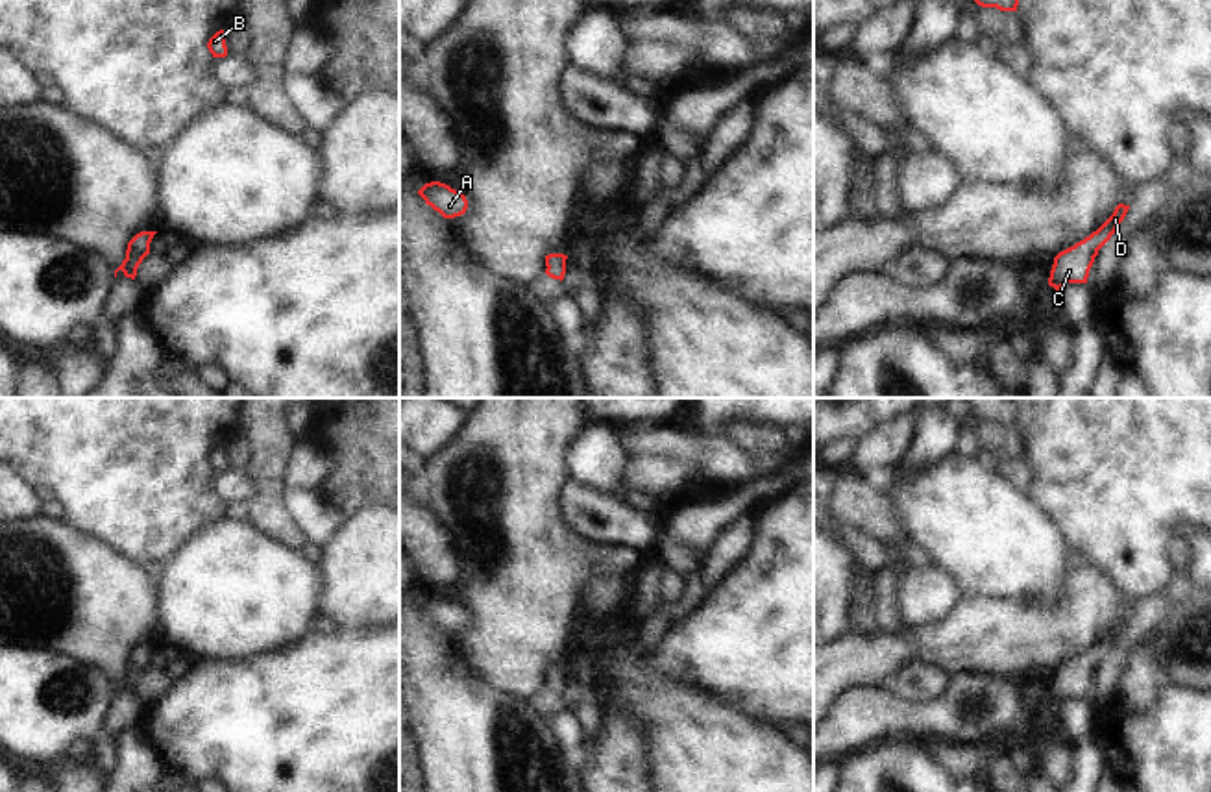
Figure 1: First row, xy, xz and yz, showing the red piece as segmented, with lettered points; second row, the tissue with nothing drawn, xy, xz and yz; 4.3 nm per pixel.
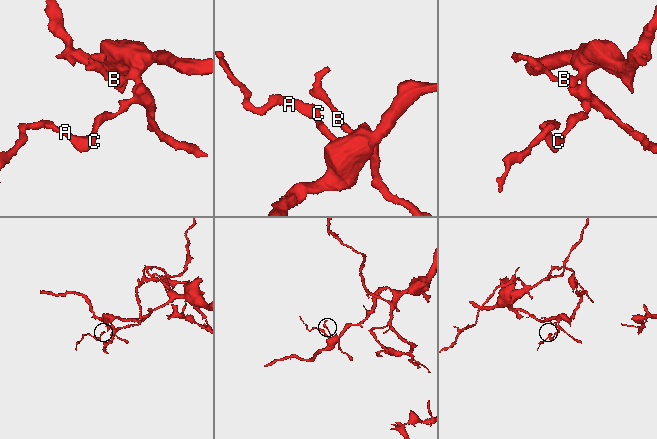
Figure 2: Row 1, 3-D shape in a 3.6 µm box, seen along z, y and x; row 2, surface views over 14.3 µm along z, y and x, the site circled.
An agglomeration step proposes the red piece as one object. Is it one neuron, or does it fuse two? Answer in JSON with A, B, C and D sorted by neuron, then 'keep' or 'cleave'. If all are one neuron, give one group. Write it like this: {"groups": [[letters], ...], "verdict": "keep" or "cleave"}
{"groups": [["A", "B", "C", "D"]], "verdict": "keep"}

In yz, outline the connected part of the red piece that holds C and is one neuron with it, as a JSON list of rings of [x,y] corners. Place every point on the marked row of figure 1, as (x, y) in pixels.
[[[1119,204],[1113,215],[1089,237],[1054,257],[1048,285],[1059,291],[1067,283],[1087,283],[1098,250],[1111,239],[1130,205]]]

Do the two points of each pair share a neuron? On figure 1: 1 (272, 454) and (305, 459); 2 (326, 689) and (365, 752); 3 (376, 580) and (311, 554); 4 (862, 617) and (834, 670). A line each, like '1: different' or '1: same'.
1: different
2: same
3: different
4: different

